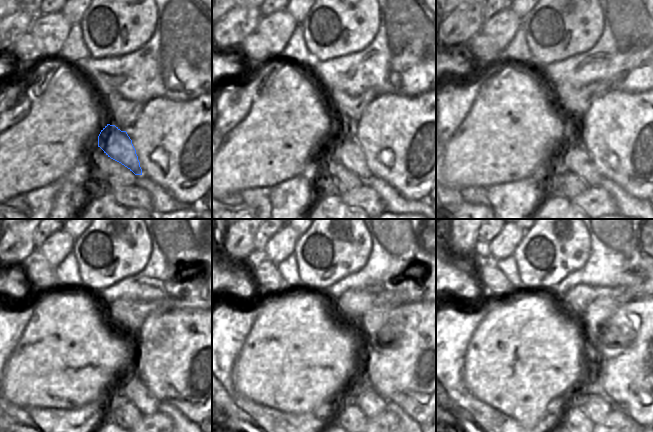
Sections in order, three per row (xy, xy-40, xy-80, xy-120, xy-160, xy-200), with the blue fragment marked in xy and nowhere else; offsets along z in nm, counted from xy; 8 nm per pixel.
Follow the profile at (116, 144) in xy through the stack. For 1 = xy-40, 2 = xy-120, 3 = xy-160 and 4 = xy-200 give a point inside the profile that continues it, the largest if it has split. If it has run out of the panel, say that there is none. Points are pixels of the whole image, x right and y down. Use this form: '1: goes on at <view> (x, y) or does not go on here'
1: goes on at xy-40 (342, 146)
2: goes on at xy-120 (128, 382)
3: goes on at xy-160 (361, 394)
4: goes on at xy-200 (595, 407)

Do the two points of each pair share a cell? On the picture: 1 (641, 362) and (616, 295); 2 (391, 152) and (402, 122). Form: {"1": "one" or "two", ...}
{"1": "two", "2": "one"}

